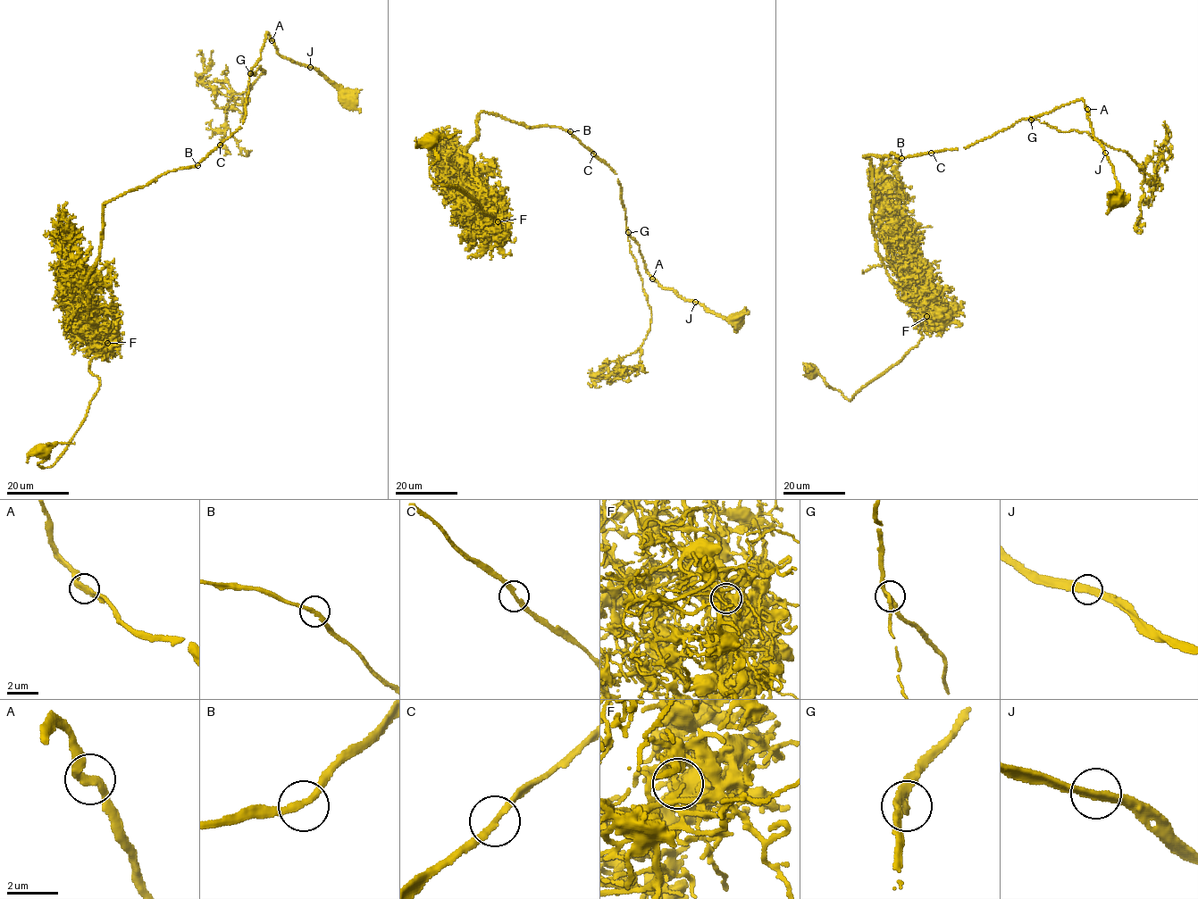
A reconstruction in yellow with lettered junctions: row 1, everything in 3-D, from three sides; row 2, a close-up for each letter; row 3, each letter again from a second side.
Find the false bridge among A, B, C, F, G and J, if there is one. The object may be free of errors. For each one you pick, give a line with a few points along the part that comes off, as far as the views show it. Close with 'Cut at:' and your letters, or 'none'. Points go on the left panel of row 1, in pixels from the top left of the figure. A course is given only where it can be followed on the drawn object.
F: (107, 343), (104, 355), (89, 362), (100, 384), (85, 420), (52, 466), (37, 463), (57, 443), (75, 443)
Cut at: F

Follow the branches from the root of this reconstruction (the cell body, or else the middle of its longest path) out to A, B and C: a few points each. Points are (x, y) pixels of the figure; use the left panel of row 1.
A: (43, 450), (50, 467), (99, 386), (85, 283), (103, 203), (196, 166), (239, 128), (272, 40)
B: (43, 450), (37, 463), (50, 467), (99, 386), (85, 283), (103, 203), (197, 165)
C: (43, 450), (37, 463), (50, 467), (99, 386), (85, 283), (103, 203), (196, 166), (220, 145)

